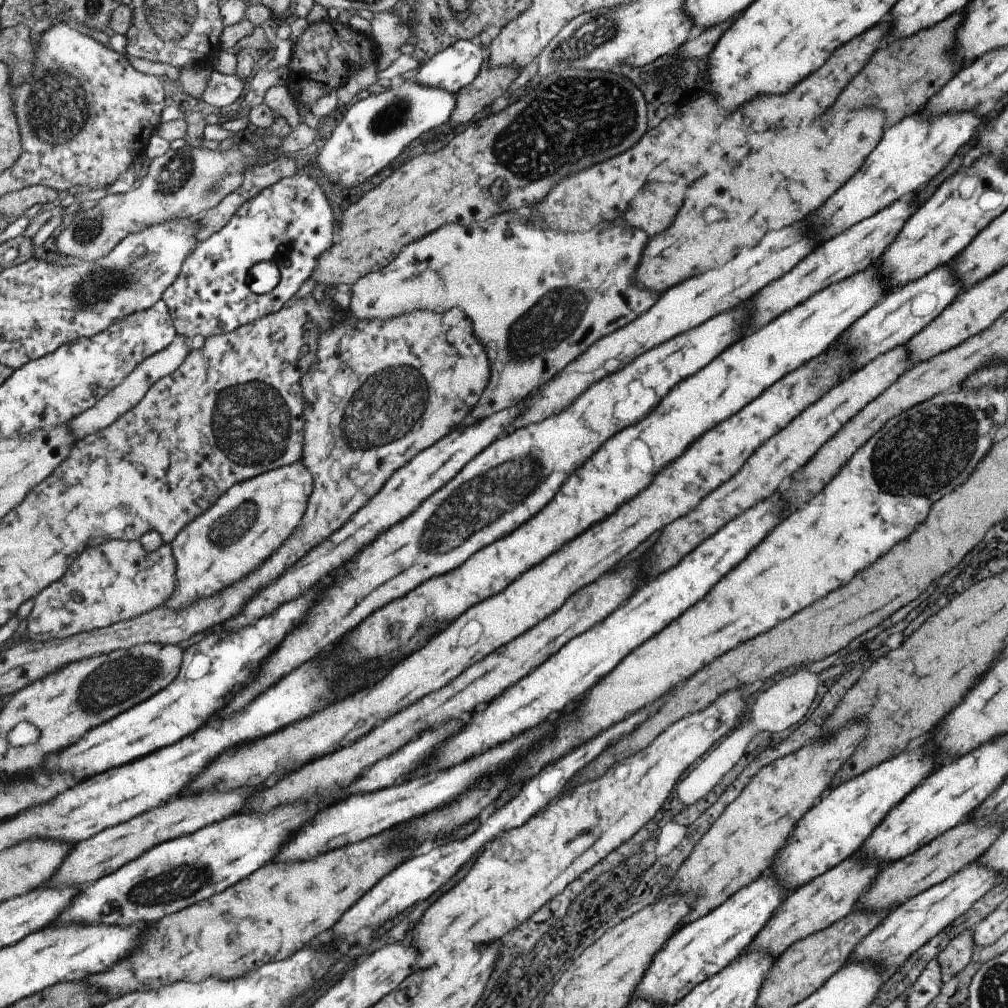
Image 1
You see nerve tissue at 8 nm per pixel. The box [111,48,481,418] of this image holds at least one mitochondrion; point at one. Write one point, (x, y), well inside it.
(179, 172)

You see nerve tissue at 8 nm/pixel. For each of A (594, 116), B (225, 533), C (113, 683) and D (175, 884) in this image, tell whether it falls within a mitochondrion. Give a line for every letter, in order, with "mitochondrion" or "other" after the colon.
A: mitochondrion
B: mitochondrion
C: mitochondrion
D: mitochondrion

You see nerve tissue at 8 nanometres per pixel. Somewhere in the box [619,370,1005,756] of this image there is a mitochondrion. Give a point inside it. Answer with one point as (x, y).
(926, 451)

